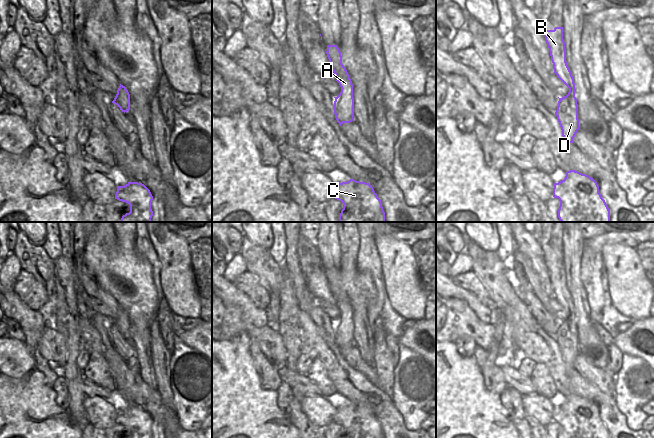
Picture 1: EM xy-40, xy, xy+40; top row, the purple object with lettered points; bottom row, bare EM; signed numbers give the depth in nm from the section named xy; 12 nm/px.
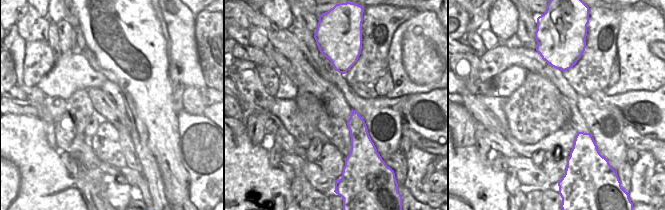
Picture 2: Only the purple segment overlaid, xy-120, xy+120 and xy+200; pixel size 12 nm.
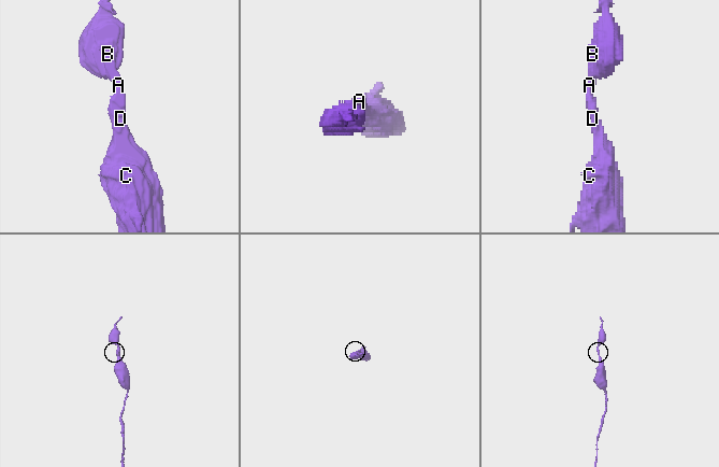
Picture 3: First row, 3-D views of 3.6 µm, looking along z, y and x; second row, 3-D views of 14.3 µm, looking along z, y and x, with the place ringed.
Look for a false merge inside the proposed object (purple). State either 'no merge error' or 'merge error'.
merge error

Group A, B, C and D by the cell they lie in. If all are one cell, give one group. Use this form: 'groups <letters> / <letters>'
groups A B / C D

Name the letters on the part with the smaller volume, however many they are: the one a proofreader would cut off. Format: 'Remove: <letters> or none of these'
Remove: A, B

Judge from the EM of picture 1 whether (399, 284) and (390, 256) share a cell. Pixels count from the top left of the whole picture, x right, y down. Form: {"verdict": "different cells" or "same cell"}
{"verdict": "same cell"}

